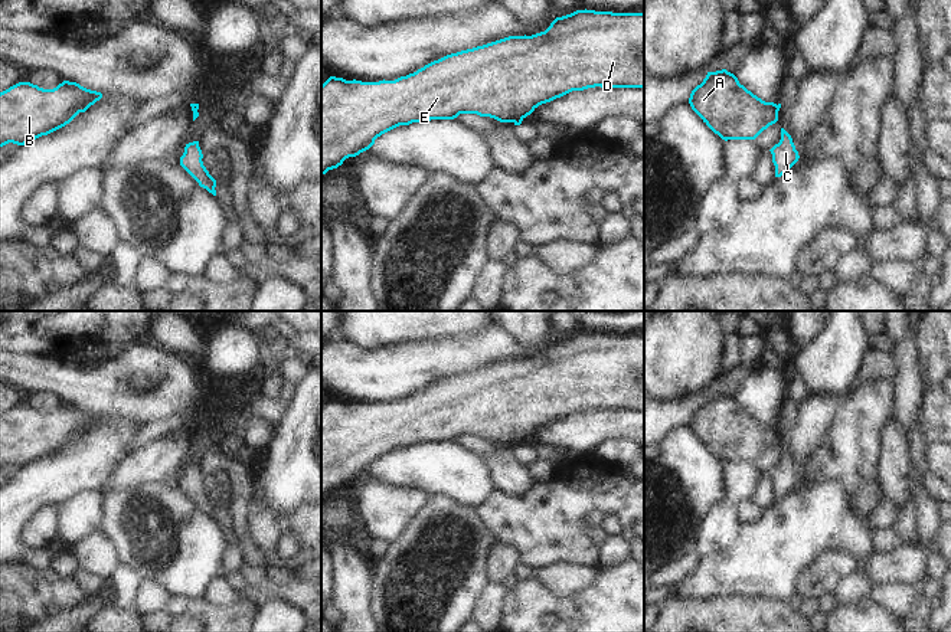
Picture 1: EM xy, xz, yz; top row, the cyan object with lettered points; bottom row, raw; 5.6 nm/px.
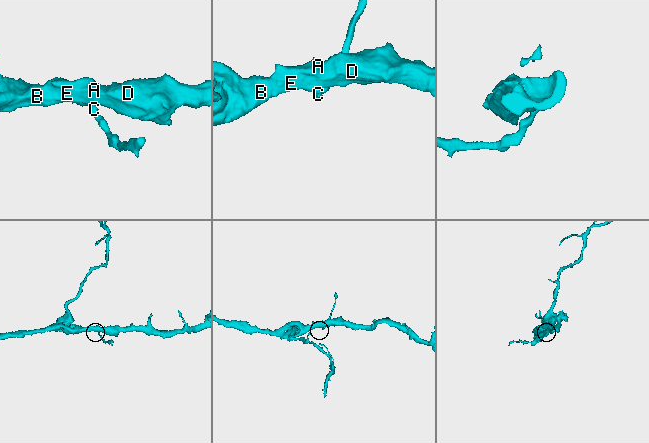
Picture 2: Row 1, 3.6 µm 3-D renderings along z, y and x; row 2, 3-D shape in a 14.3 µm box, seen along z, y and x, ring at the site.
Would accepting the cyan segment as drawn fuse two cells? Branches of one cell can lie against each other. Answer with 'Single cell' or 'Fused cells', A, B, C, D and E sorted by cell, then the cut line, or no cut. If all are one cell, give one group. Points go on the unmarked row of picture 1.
Fused cells. Groups: A B D E / C. Split along xy (190, 426), (193, 436).

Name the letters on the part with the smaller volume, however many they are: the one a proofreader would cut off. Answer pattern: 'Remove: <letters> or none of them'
Remove: C

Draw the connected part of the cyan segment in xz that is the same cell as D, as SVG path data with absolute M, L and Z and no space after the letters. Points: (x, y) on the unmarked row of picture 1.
M576 333L556 340L545 354L509 358L451 376L395 403L362 405L330 399L321 407L321 498L341 488L346 481L369 472L378 459L399 448L454 442L460 436L477 436L500 445L520 445L542 426L572 413L595 409L644 410L644 335Z

